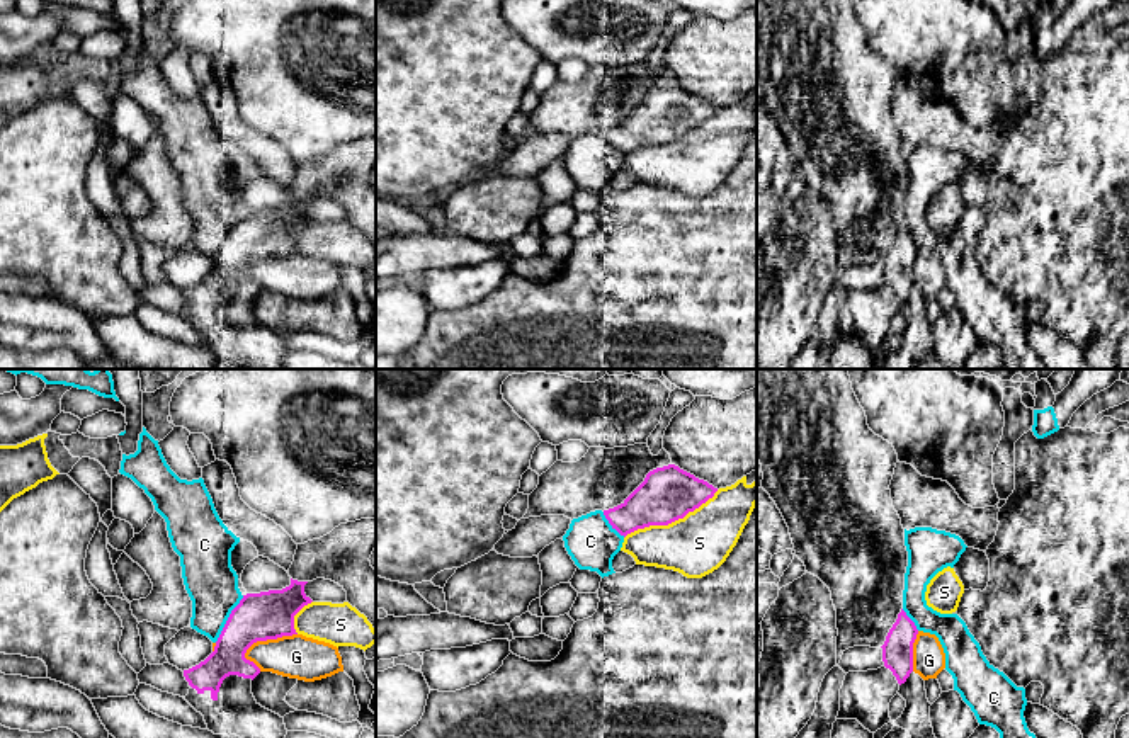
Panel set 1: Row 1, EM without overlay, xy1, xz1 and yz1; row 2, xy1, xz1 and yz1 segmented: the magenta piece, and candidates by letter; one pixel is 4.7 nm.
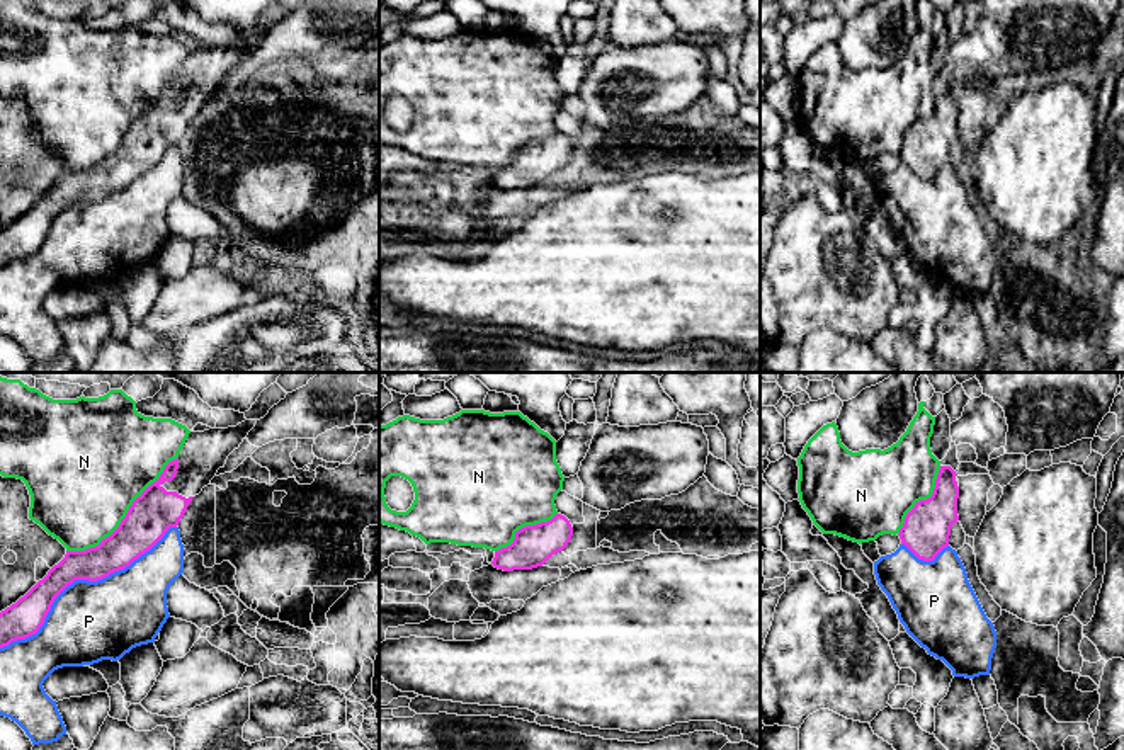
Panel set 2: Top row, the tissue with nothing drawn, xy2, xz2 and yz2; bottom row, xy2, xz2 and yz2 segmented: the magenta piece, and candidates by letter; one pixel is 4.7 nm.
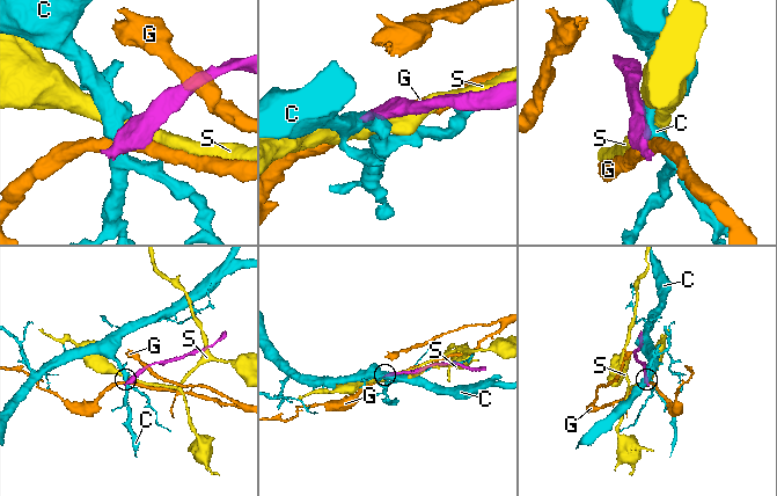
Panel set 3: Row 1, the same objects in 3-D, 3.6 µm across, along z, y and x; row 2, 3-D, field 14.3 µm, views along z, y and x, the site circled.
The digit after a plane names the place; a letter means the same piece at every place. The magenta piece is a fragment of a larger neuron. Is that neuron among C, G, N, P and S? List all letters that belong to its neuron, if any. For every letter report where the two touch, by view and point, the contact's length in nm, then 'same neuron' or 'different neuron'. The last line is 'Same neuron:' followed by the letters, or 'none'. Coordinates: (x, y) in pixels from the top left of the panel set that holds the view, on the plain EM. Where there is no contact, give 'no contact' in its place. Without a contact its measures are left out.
C: xy1 (228, 238) | 260 nm | different neuron
G: xy1 (267, 257) | 280 nm | different neuron
N: xy2 (126, 135) | 700 nm | different neuron
P: xy2 (80, 198) | 1000 nm | different neuron
S: xz1 (670, 141) | 500 nm | different neuron
Same neuron: none

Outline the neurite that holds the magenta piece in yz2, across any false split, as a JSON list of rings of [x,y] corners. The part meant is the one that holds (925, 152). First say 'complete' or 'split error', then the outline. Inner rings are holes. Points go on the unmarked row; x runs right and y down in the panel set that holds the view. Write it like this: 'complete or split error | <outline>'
complete | [[[940,85],[932,116],[915,122],[898,153],[918,179],[934,180],[949,165],[951,146],[959,139],[957,117],[956,90]]]

